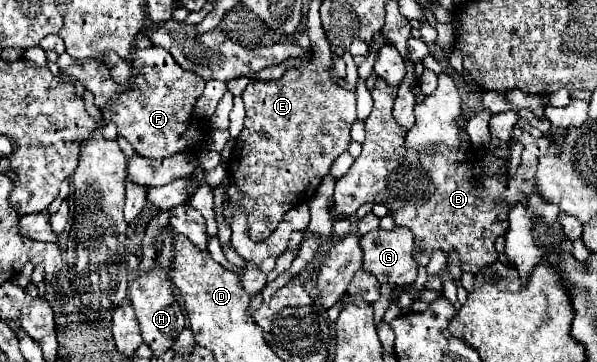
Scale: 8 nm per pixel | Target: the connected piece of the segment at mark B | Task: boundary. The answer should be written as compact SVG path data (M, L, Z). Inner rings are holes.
M377 78L375 86L371 90L371 96L375 100L375 106L373 106L373 112L369 114L369 118L365 120L367 136L365 136L365 142L363 142L363 152L353 162L349 172L345 176L341 176L335 184L333 214L337 218L351 218L361 204L365 204L365 202L383 202L383 204L389 206L389 210L393 210L393 218L395 218L397 226L407 226L413 232L413 236L423 242L423 252L415 250L415 254L413 254L415 260L419 262L419 266L427 266L429 254L435 248L439 248L439 250L453 250L455 248L459 252L463 272L477 274L483 266L493 264L497 260L495 238L505 234L507 226L509 226L507 224L507 210L517 202L525 202L527 190L531 190L533 184L535 184L537 160L539 160L541 154L547 154L547 150L551 146L551 140L547 136L535 138L525 128L515 126L513 138L517 138L525 146L517 176L509 178L507 174L503 174L499 178L485 178L483 176L481 156L477 154L477 150L463 152L463 150L451 150L447 146L437 146L435 156L429 156L429 154L417 156L413 150L405 150L403 144L405 144L405 134L407 132L395 122L393 112L391 112L393 102L397 98L397 86L389 86L389 84L383 82L383 78Z

